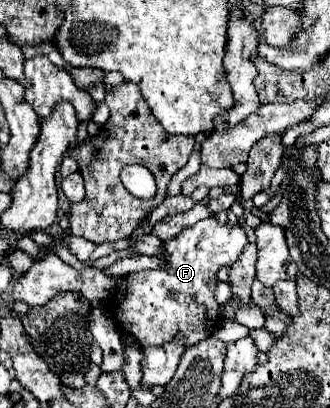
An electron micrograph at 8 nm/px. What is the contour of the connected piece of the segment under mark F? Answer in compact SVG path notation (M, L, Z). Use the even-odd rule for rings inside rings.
M215 217L183 229L173 241L163 241L165 251L161 259L165 269L129 273L117 279L117 313L113 307L113 321L117 321L125 333L133 335L141 349L149 345L165 345L179 333L183 333L189 347L197 345L211 335L211 329L219 321L219 305L213 297L215 275L221 267L235 263L247 243L243 227L223 225Z

